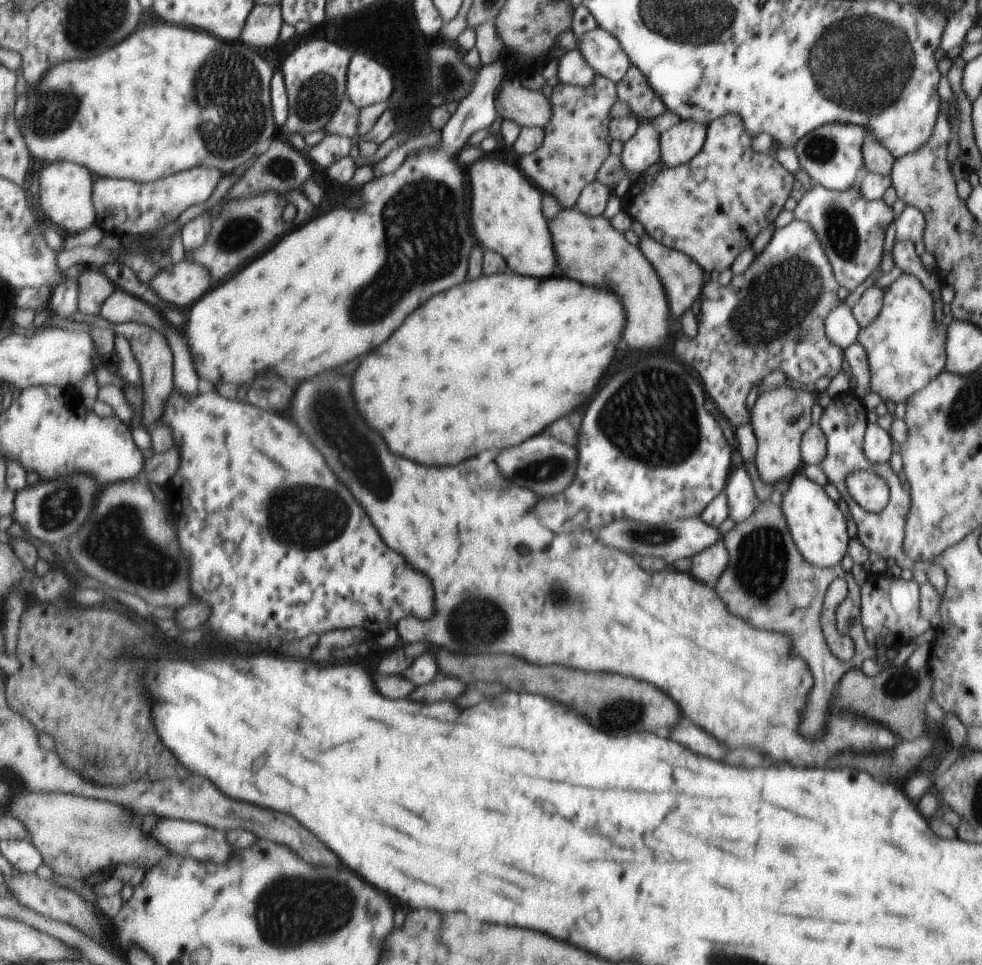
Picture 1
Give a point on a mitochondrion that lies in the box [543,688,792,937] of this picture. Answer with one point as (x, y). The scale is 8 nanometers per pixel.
(626, 713)

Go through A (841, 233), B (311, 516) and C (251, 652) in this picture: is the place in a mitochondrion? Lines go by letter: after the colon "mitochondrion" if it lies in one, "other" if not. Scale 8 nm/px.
A: mitochondrion
B: mitochondrion
C: other

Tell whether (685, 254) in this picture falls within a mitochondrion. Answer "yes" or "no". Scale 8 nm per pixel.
no

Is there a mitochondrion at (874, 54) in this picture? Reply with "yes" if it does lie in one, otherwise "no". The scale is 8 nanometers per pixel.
yes

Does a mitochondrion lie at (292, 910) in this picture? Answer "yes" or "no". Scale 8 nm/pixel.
yes

